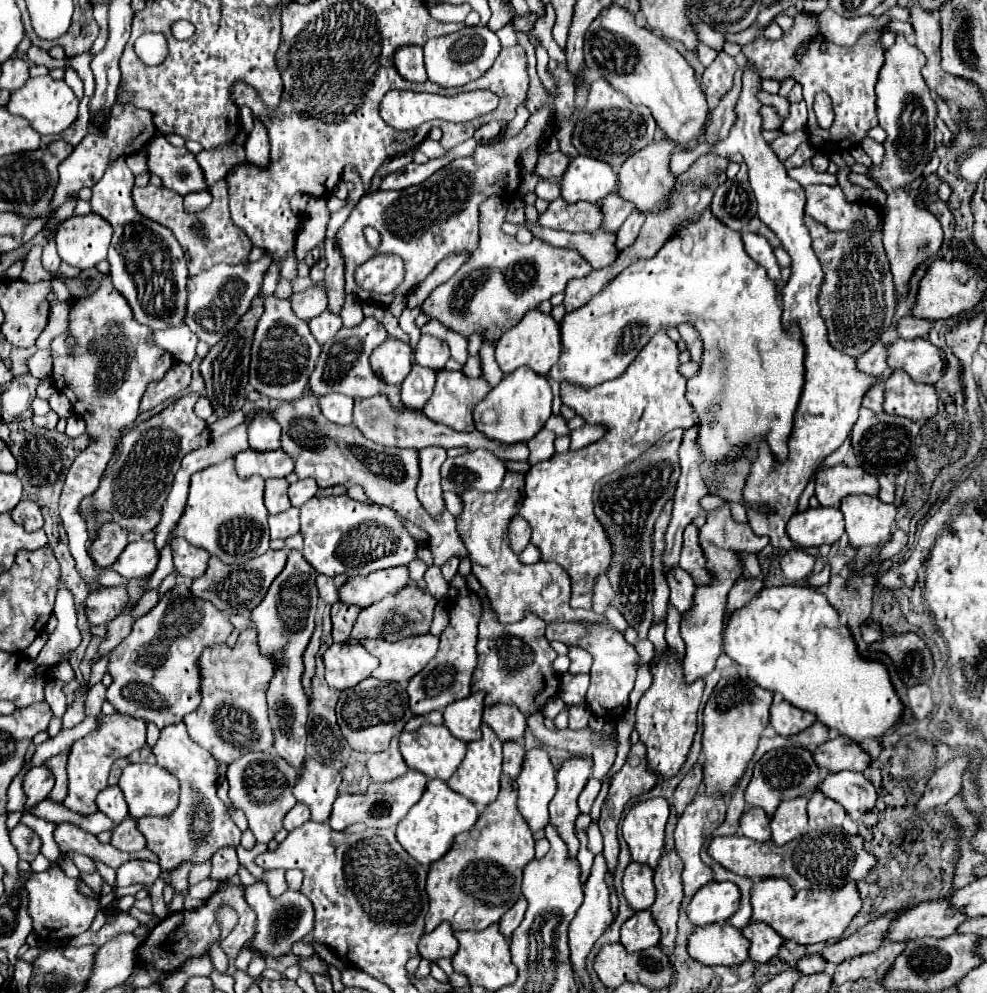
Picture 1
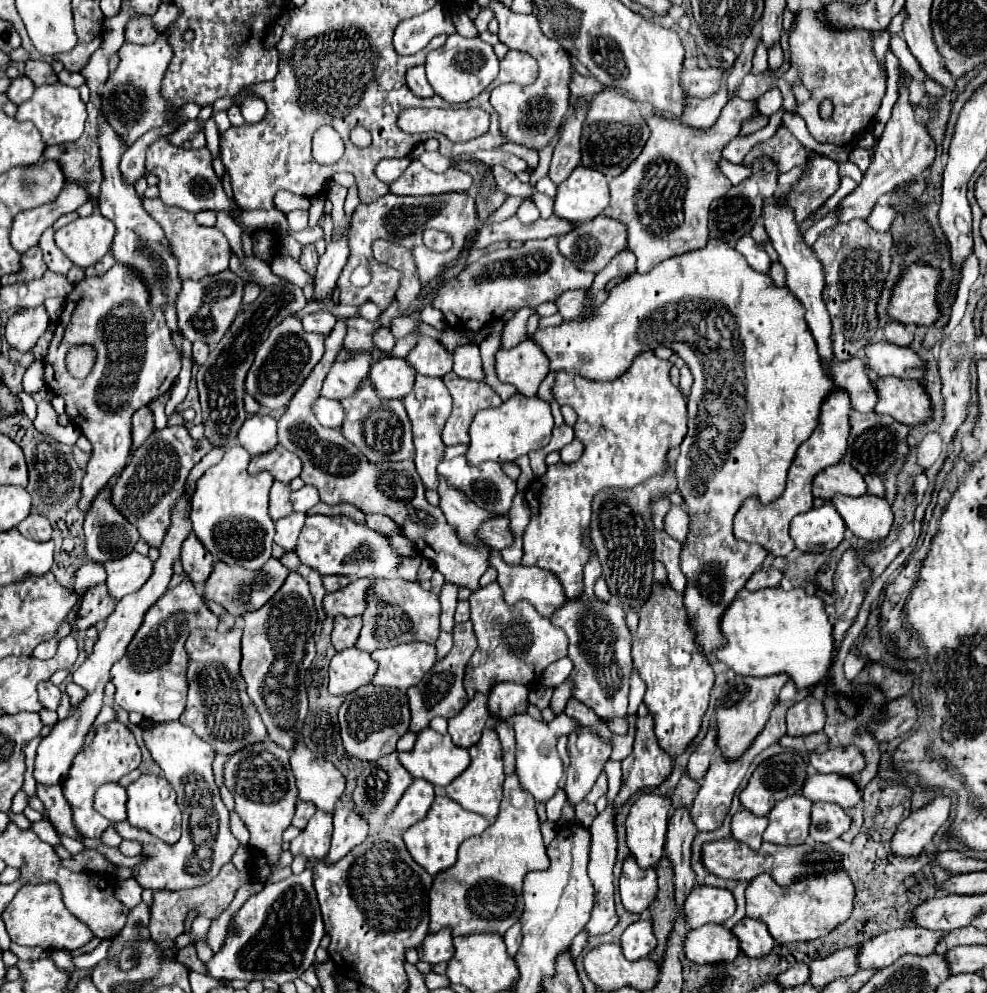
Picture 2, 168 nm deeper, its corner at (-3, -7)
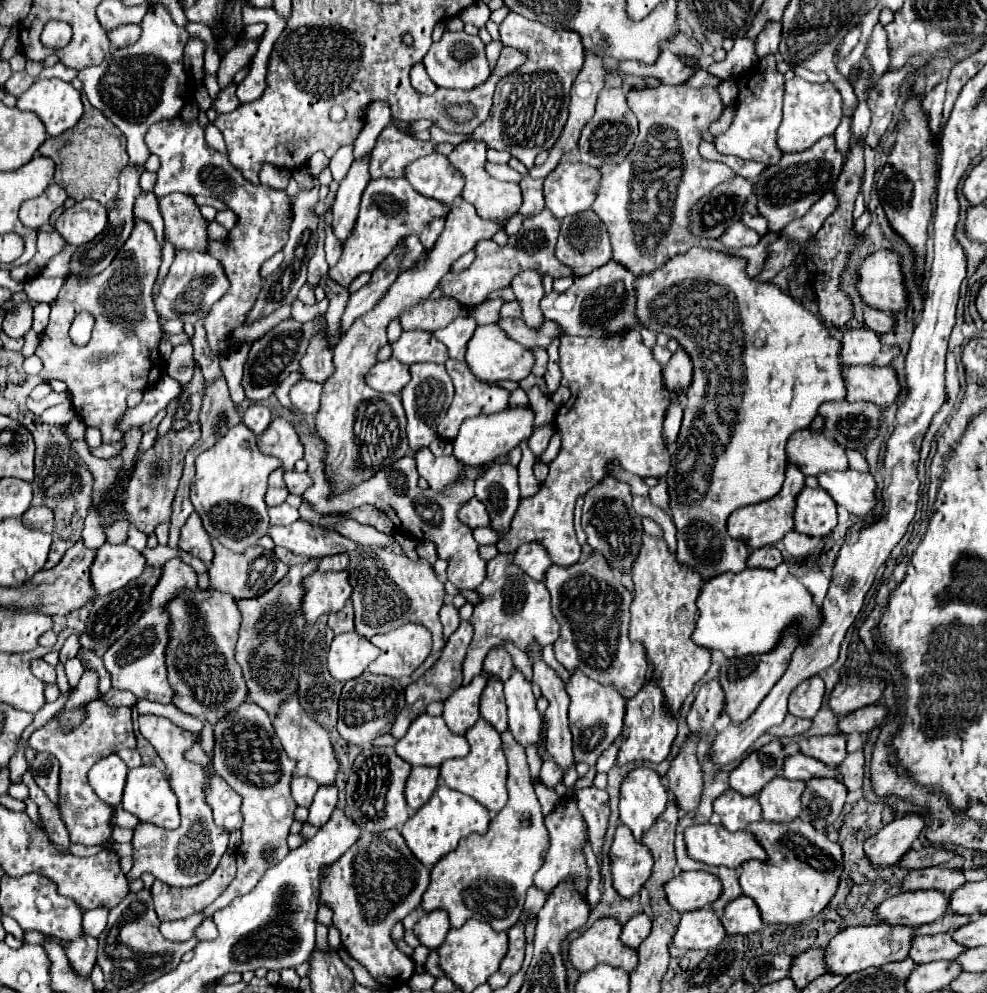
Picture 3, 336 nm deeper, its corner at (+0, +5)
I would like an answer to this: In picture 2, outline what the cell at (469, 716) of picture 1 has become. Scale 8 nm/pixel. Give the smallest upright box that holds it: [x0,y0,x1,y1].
[448,692,490,748]

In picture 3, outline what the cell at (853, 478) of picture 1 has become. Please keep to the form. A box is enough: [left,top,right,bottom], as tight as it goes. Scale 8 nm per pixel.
[787,430,849,476]

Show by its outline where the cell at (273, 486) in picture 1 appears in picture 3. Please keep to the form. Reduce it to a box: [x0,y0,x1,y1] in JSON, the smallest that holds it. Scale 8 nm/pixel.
[265,468,289,506]

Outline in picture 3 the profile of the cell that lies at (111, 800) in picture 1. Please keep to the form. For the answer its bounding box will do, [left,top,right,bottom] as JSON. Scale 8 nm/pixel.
[89,754,127,806]

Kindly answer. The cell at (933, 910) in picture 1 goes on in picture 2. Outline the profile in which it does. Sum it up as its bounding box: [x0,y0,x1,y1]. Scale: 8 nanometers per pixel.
[856,926,944,970]

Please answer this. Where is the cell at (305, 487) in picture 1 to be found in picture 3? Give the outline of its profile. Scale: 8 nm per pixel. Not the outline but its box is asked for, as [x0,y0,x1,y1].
[285,472,313,496]

